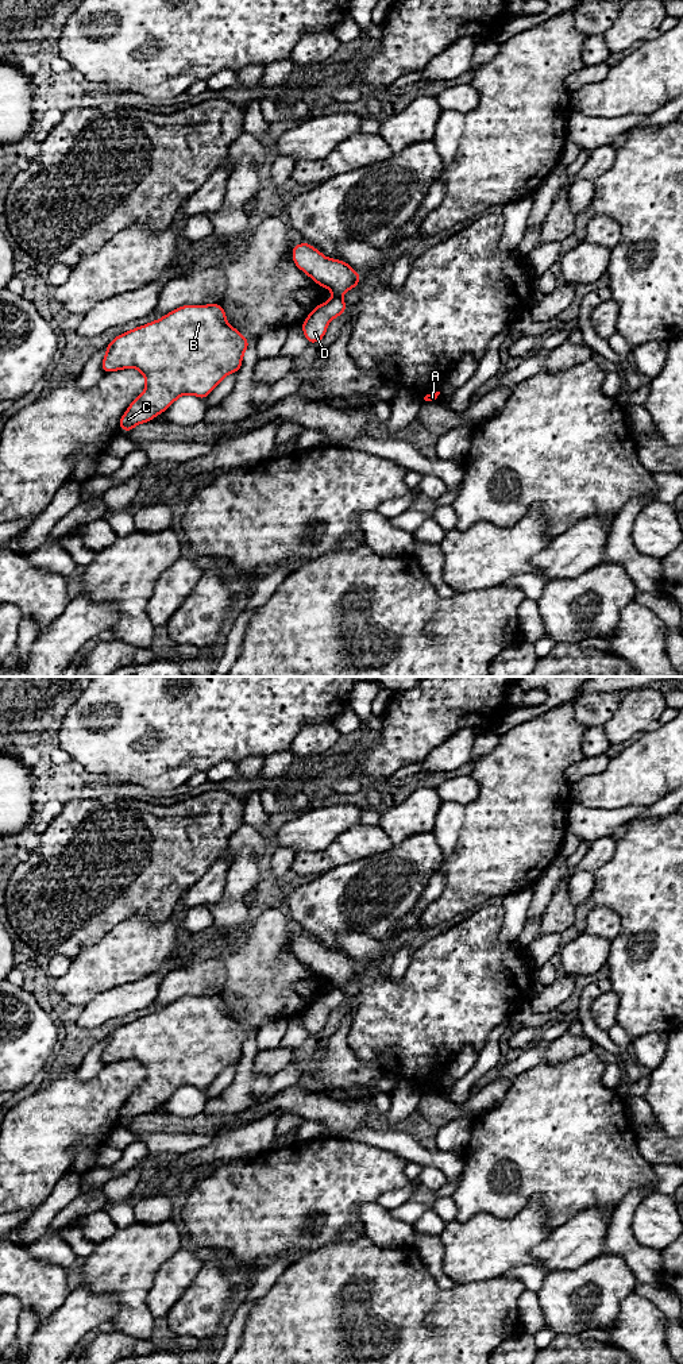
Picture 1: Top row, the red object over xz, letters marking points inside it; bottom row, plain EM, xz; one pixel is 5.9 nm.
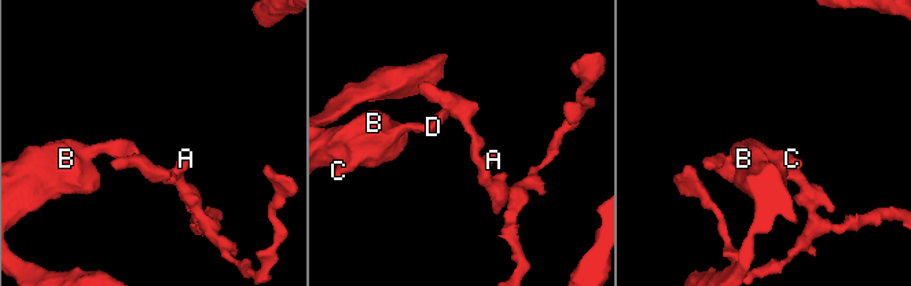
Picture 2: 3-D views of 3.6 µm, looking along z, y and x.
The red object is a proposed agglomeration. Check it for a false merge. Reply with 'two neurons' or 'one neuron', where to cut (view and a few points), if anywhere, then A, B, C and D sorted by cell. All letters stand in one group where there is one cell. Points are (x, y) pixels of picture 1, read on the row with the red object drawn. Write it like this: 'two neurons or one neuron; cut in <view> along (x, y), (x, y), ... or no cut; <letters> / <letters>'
two neurons; cut in xz along (334, 295), (340, 297); A / B C D

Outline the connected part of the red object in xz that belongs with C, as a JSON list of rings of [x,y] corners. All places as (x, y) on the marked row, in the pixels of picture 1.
[[[220,304],[184,305],[139,328],[115,338],[107,344],[103,359],[104,373],[135,367],[146,377],[146,389],[138,396],[123,417],[119,428],[131,431],[140,423],[151,421],[165,412],[180,396],[205,398],[229,373],[239,371],[248,340],[225,319]]]

